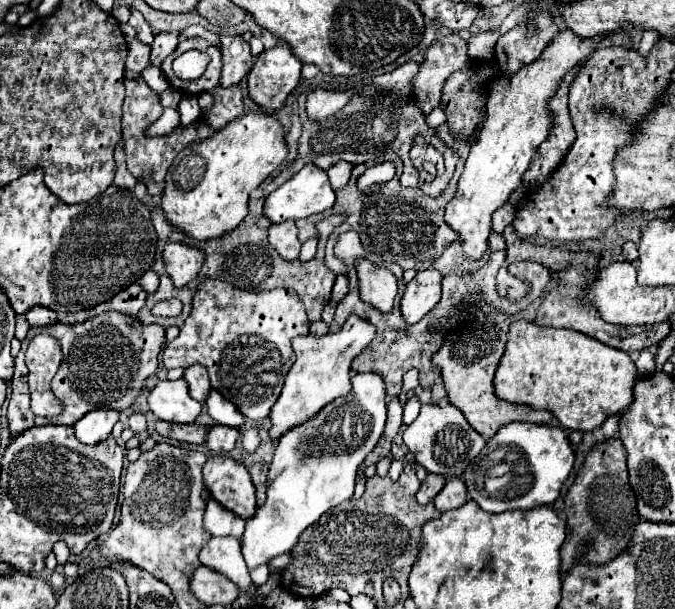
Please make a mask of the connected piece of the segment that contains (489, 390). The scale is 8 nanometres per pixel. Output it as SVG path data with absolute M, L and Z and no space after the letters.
M475 309L473 321L467 329L451 333L441 349L433 355L433 363L441 369L443 383L447 387L447 395L451 405L463 411L469 425L483 435L483 439L491 439L497 429L511 421L529 421L537 425L549 425L553 421L551 411L539 411L529 405L515 405L509 401L501 401L493 391L493 371L499 365L499 359L505 351L505 343L499 339L495 325L489 321L489 315Z

